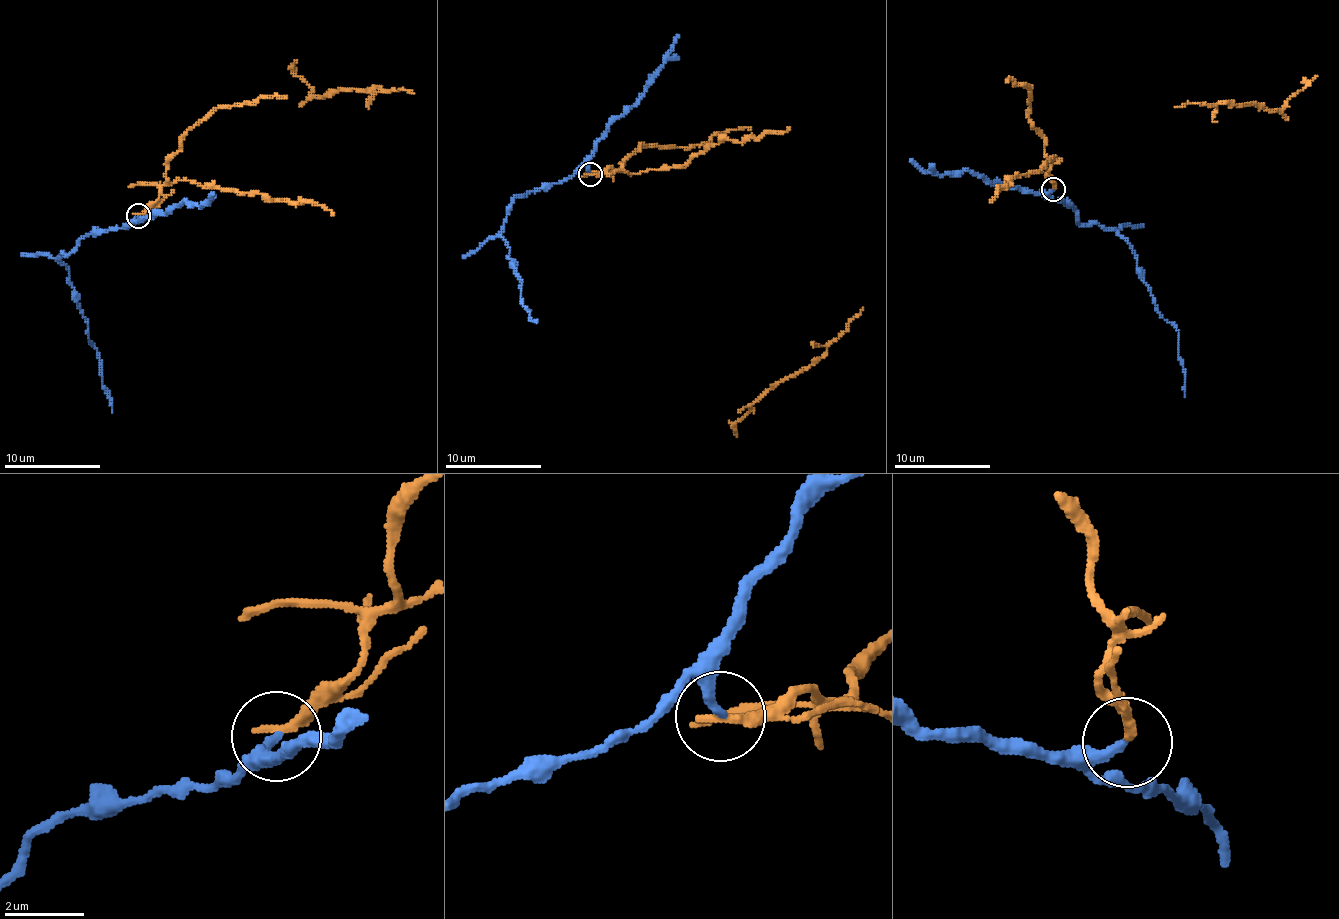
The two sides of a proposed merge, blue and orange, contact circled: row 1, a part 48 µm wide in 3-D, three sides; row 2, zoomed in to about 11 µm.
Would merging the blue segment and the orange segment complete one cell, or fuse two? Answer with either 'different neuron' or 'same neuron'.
different neuron

